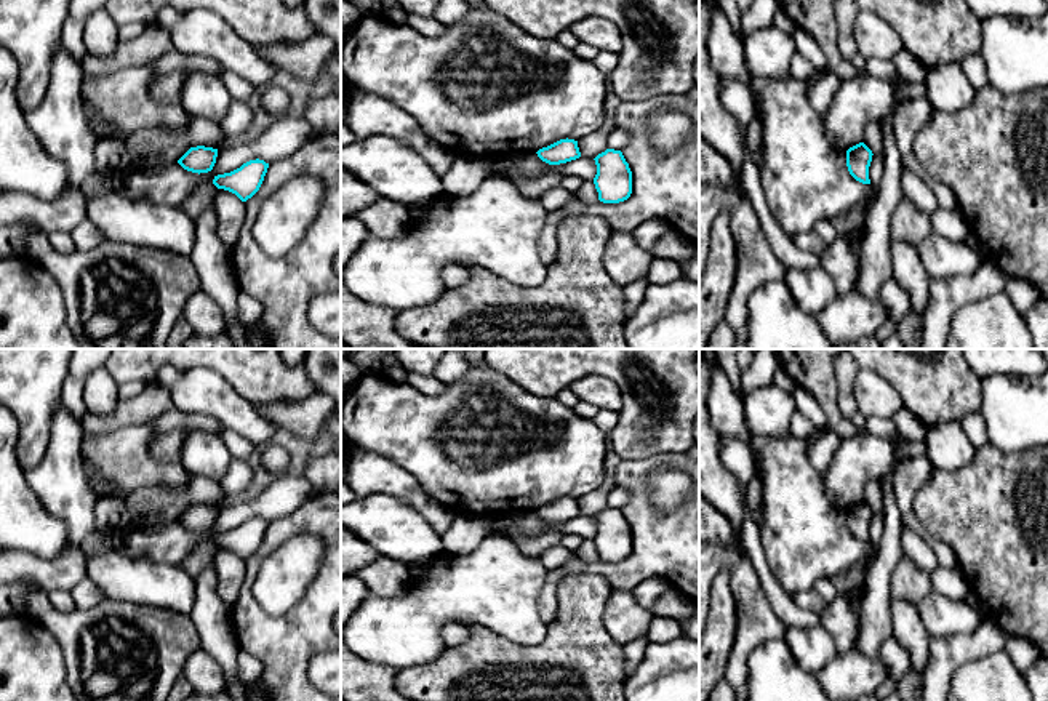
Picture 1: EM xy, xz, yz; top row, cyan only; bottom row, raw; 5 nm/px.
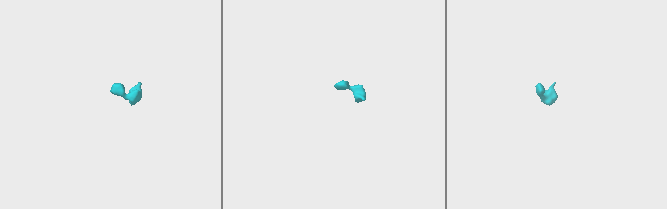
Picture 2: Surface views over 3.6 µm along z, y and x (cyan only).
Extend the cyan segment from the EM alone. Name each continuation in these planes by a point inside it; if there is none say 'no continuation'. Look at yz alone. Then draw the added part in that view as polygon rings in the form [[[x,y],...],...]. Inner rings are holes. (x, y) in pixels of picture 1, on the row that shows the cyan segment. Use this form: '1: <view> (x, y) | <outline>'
no continuation

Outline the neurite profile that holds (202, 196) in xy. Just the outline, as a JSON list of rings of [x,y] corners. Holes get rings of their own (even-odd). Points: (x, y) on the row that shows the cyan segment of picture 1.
[[[197,184],[184,198],[179,210],[195,221],[203,211],[206,211],[213,205],[216,190],[218,187],[214,184]]]

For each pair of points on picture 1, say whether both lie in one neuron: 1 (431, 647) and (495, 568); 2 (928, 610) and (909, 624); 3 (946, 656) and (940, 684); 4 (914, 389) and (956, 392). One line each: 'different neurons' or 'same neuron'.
1: same neuron
2: different neurons
3: same neuron
4: same neuron

